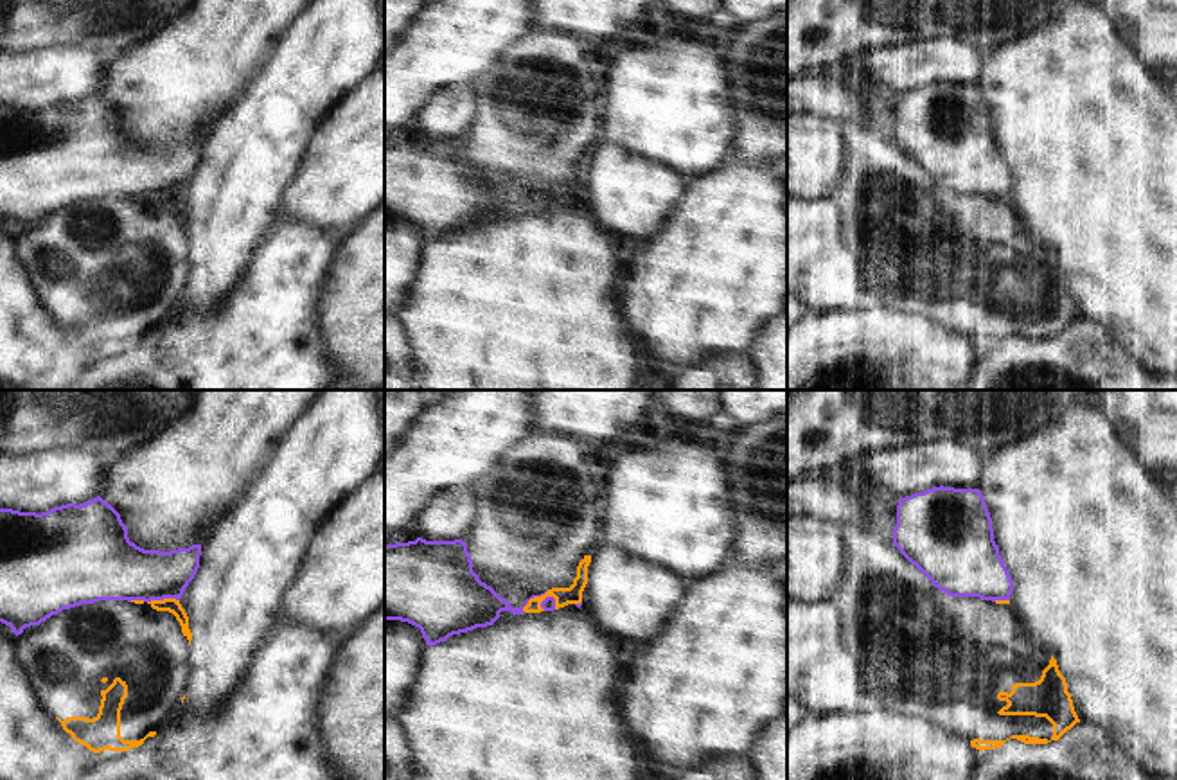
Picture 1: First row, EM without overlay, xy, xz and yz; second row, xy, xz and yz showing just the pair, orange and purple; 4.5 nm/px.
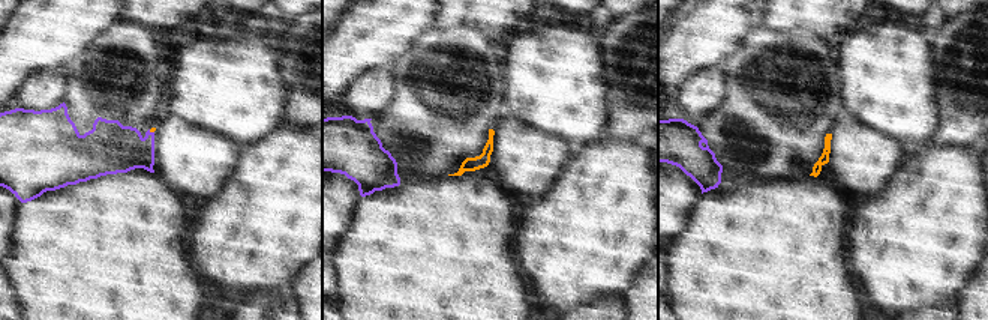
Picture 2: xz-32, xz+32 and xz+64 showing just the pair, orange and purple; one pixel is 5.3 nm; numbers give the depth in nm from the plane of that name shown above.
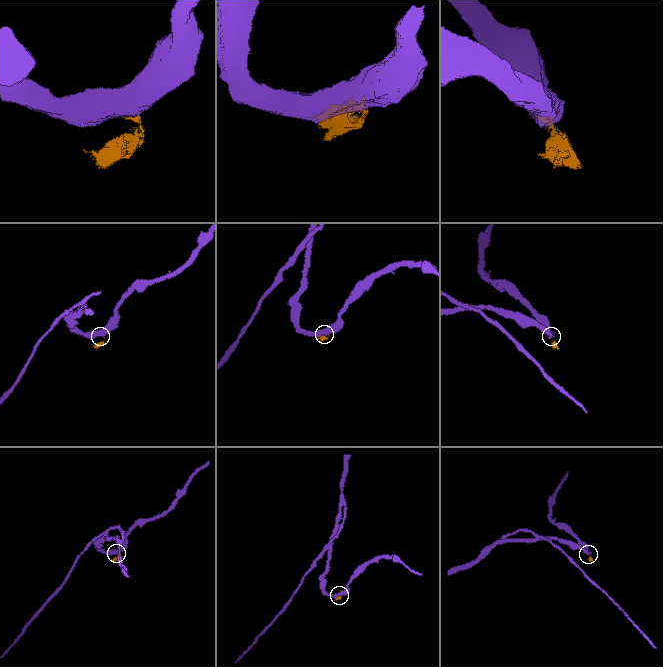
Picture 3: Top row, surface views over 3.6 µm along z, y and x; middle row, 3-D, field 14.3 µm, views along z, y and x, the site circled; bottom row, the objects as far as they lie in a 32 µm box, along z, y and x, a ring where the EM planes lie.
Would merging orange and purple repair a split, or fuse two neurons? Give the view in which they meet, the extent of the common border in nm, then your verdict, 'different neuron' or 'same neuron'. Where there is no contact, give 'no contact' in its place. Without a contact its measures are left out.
contact in xz; length 170 nm; different neuron

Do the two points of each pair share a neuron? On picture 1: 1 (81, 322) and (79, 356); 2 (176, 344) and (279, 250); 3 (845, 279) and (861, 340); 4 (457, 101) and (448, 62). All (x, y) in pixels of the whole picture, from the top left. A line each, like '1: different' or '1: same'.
1: different
2: same
3: different
4: different

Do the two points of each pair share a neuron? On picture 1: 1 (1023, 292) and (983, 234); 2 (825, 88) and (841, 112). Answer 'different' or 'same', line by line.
1: same
2: same

